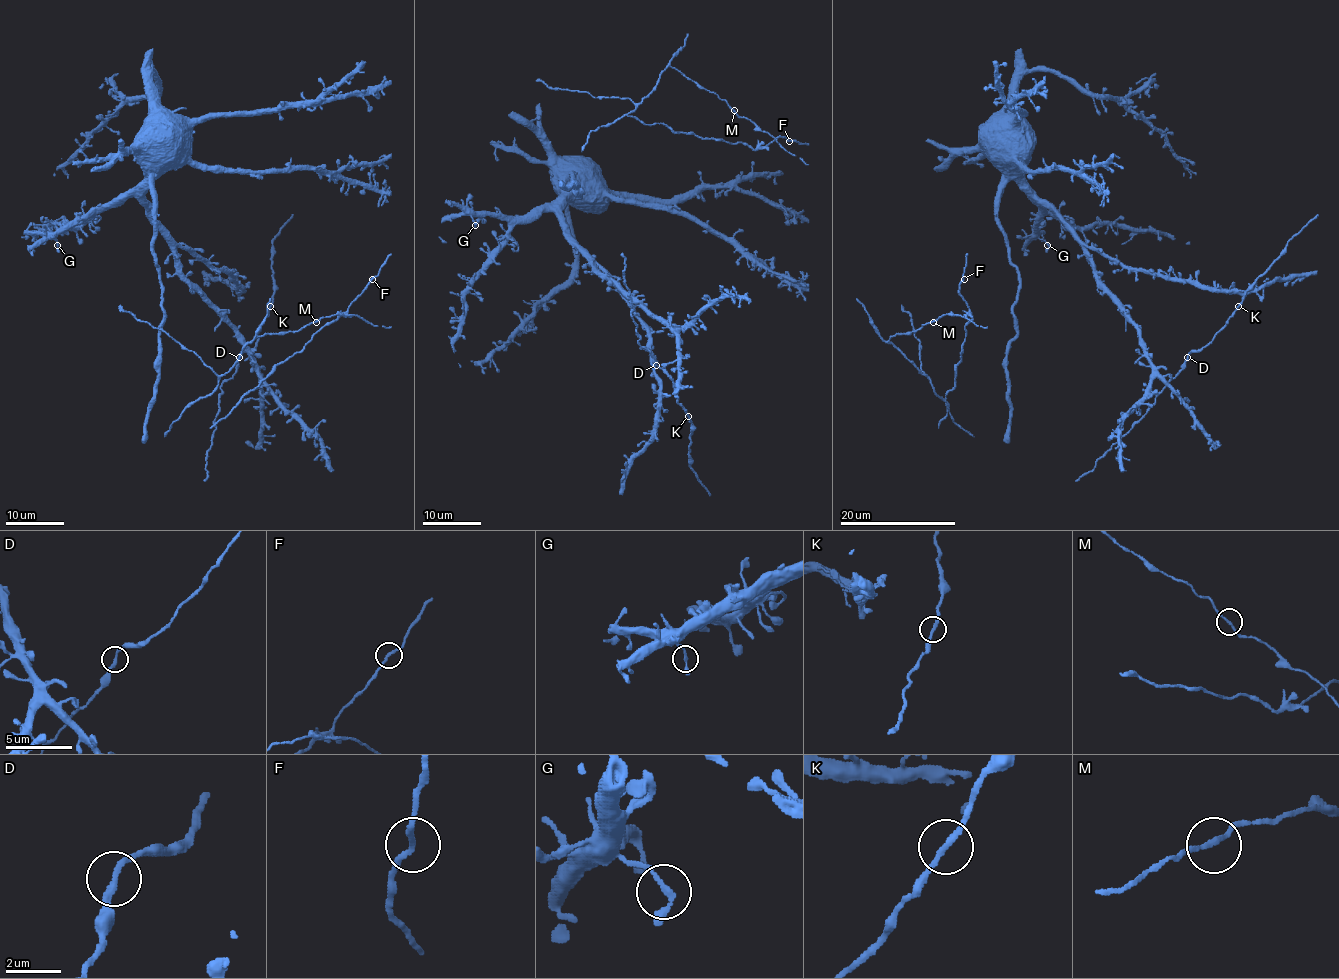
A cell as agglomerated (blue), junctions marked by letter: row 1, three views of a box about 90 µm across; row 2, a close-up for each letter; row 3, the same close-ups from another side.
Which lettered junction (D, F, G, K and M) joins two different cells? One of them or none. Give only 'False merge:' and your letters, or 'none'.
False merge: none

